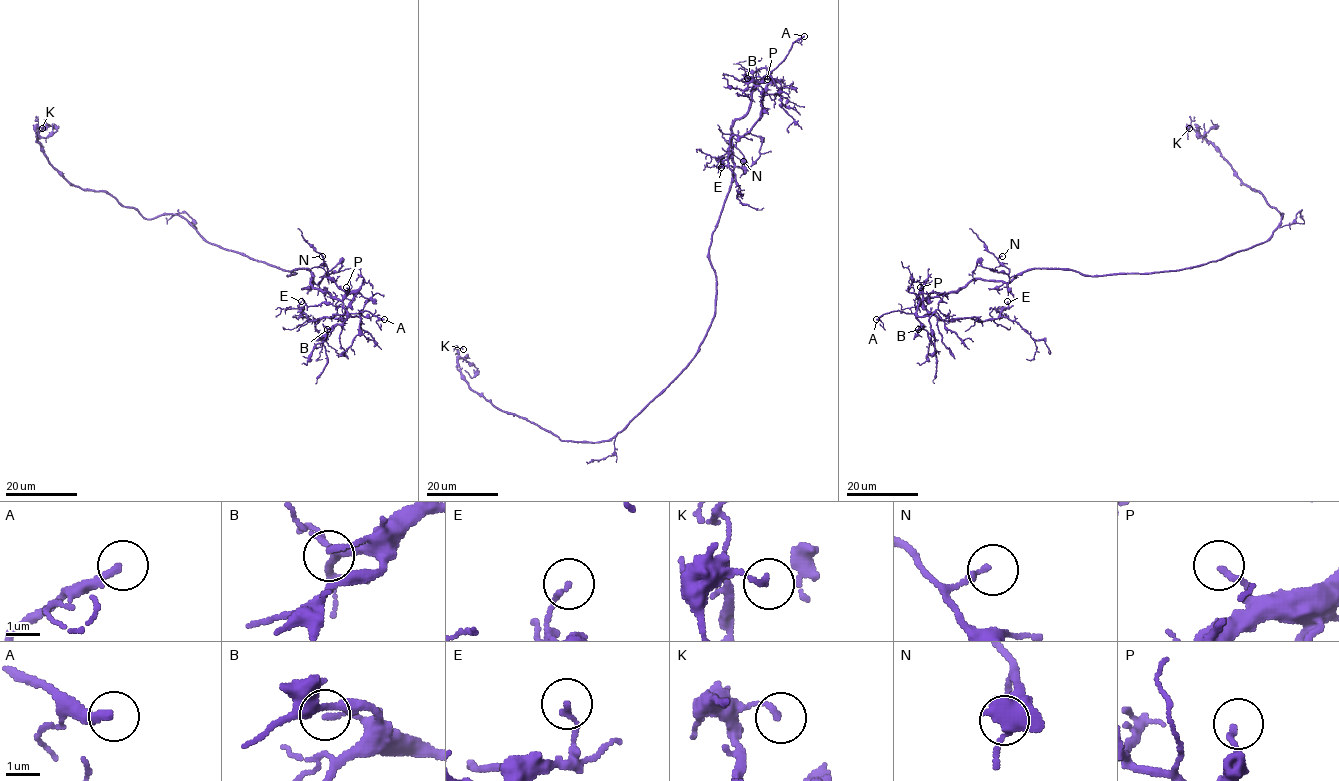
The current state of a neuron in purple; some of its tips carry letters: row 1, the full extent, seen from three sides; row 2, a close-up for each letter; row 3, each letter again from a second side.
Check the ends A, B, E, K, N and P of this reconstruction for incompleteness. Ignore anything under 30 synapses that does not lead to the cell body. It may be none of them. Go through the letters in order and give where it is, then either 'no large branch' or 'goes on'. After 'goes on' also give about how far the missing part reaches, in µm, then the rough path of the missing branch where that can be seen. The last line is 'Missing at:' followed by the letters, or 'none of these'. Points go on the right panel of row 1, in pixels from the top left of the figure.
A: place (876, 319); goes on; missing 60 µm
B: place (918, 329); no large branch
E: place (1007, 301); no large branch
K: place (1189, 128); no large branch
N: place (1002, 256); no large branch
P: place (920, 287); no large branch
Missing at: A

